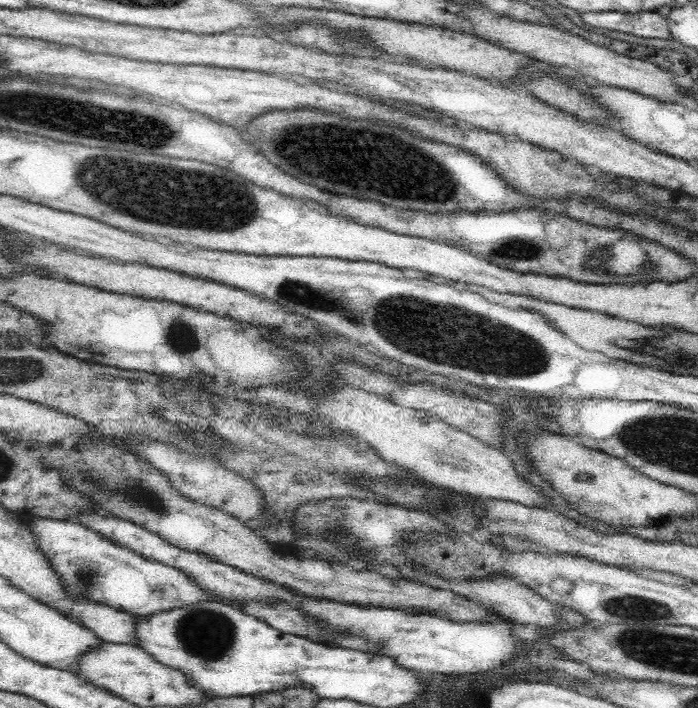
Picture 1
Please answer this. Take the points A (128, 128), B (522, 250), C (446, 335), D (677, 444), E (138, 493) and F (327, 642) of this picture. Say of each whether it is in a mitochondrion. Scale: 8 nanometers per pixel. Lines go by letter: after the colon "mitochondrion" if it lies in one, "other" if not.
A: mitochondrion
B: mitochondrion
C: mitochondrion
D: mitochondrion
E: mitochondrion
F: other

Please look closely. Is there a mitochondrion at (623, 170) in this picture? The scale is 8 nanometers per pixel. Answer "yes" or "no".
no

